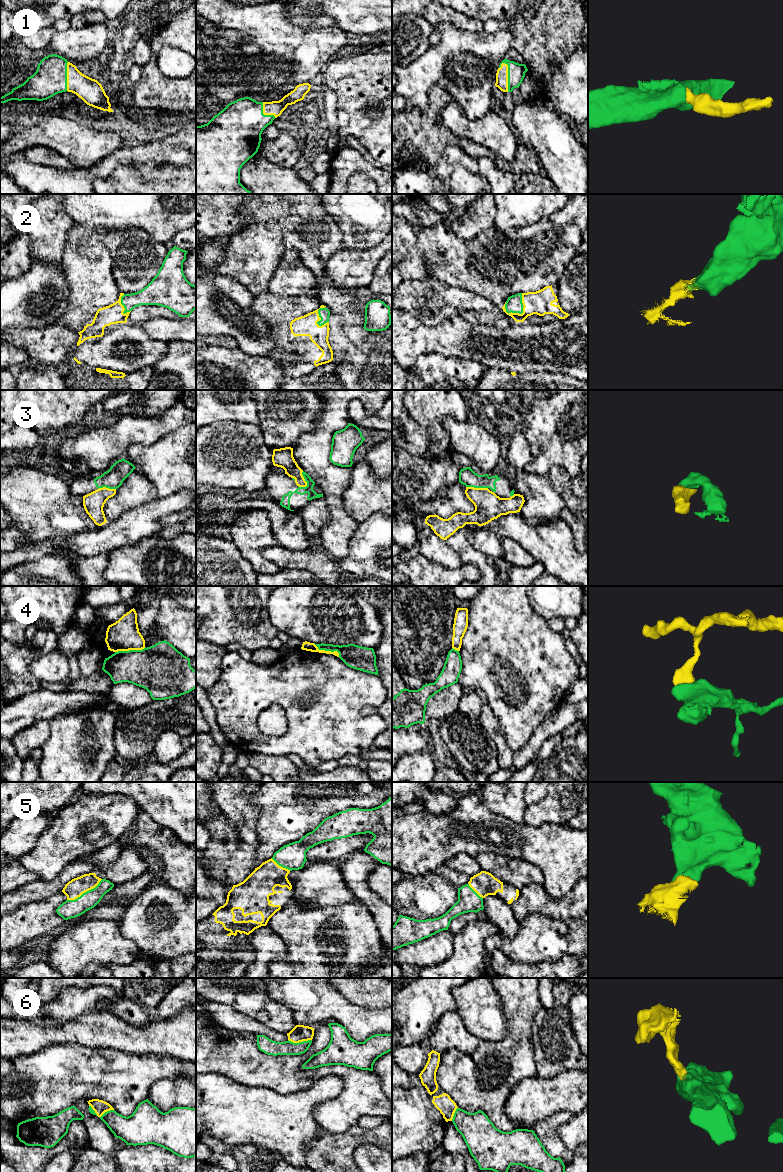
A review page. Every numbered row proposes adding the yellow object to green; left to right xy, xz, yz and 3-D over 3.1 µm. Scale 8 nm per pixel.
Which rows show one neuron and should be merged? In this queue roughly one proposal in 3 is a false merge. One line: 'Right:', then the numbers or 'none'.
Right: 1, 2, 5

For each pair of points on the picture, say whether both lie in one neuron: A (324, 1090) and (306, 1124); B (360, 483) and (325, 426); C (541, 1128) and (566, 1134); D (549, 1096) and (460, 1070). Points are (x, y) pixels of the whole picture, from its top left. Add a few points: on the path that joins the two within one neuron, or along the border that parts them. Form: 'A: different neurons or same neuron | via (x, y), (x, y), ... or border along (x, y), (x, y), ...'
A: same neuron | via (315, 1098), (306, 1107), (306, 1115)
B: different neurons | border along (351, 467), (351, 483), (345, 491)
C: different neurons | border along (574, 1116), (557, 1129), (563, 1147), (560, 1155)
D: different neurons | border along (536, 1075), (523, 1078), (509, 1094), (504, 1107)

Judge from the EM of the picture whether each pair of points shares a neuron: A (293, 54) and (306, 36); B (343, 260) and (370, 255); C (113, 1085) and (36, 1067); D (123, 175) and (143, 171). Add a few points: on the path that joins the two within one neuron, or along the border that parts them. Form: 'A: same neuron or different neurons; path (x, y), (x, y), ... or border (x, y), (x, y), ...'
A: same neuron; path (297, 50), (306, 40)
B: same neuron; path (350, 261), (363, 261)
C: same neuron; path (94, 1073), (55, 1073)
D: same neuron; path (128, 175), (138, 175)

